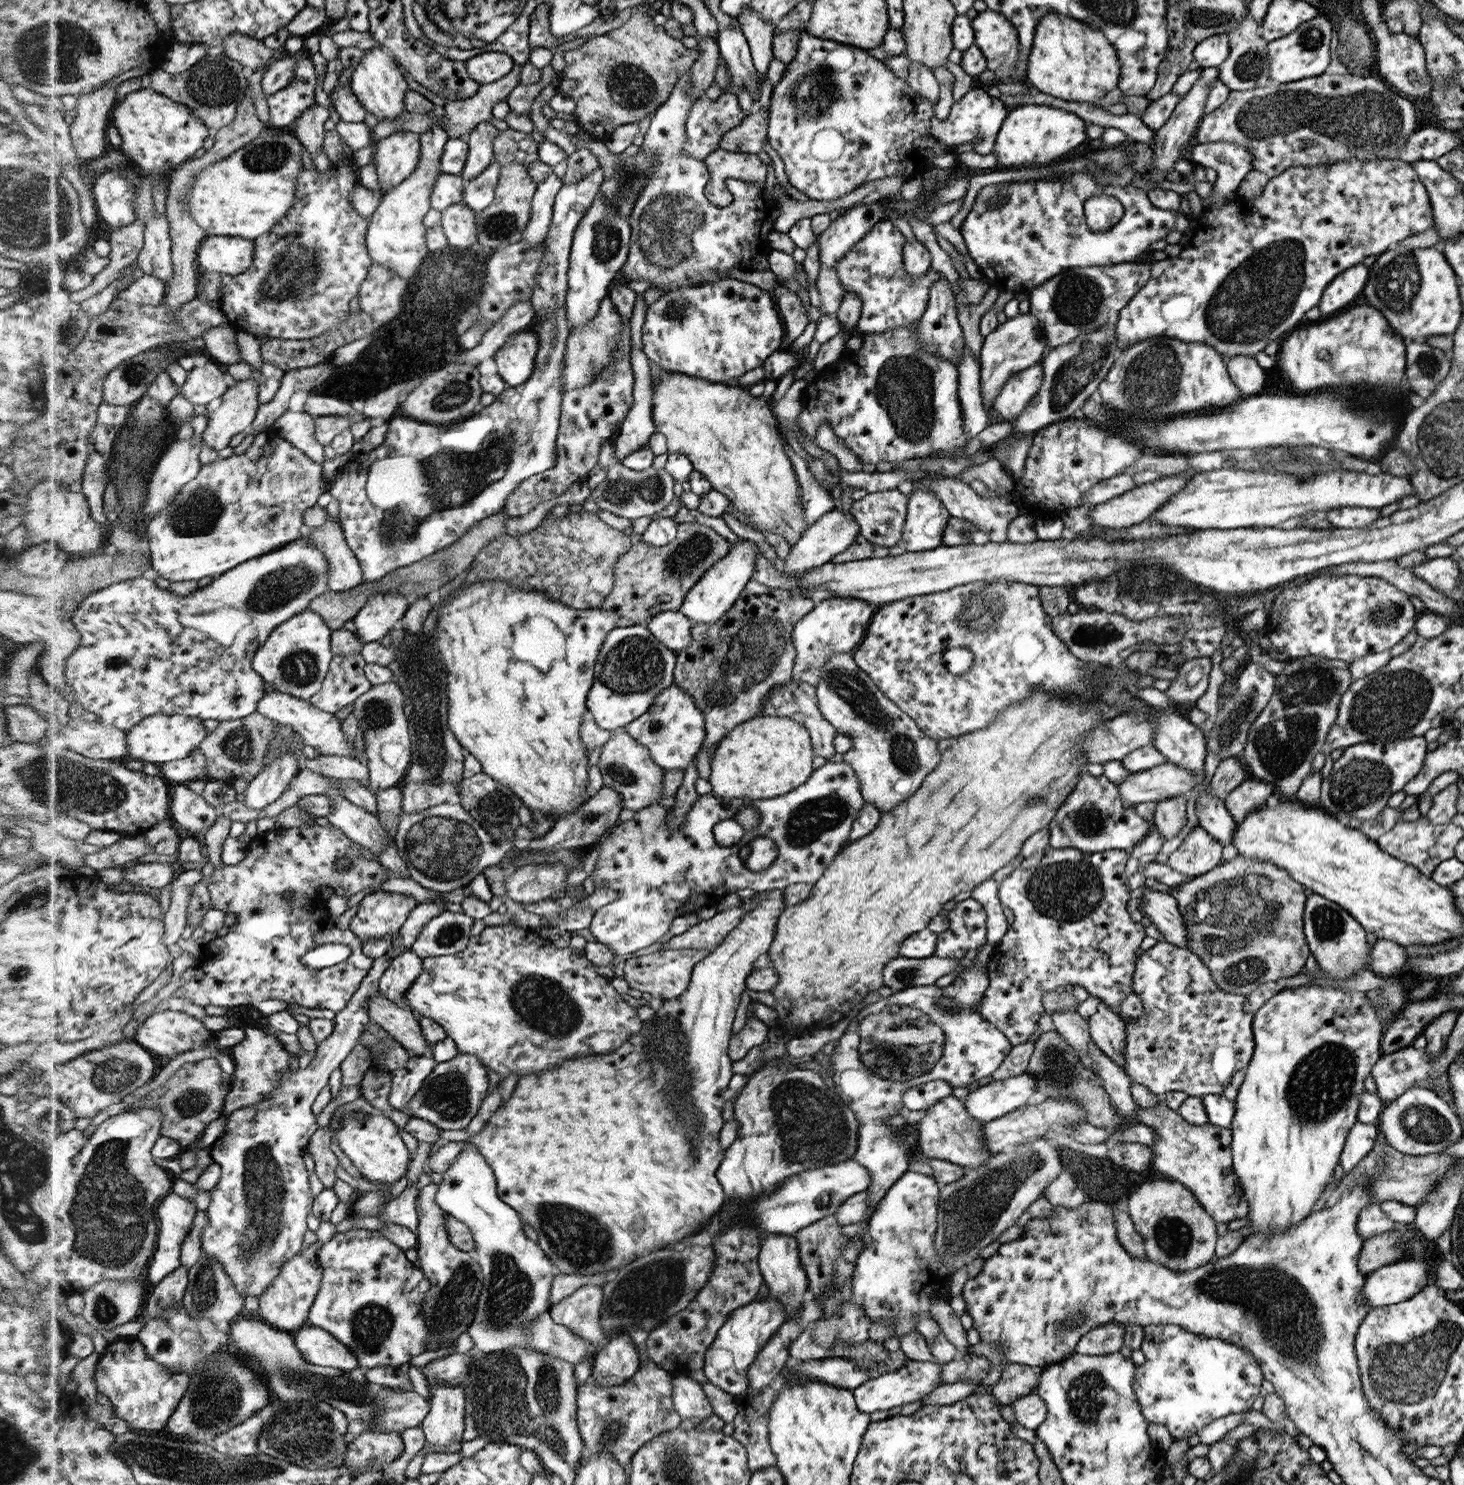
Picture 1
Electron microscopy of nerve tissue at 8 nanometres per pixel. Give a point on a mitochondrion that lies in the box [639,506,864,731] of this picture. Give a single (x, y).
(766, 644)

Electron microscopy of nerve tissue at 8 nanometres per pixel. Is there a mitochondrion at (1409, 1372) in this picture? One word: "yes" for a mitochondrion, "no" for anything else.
yes

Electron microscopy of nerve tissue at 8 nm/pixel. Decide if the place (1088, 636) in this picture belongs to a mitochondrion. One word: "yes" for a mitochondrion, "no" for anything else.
yes

